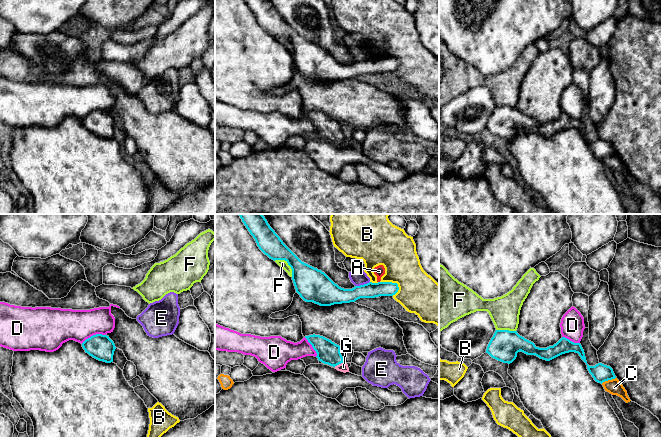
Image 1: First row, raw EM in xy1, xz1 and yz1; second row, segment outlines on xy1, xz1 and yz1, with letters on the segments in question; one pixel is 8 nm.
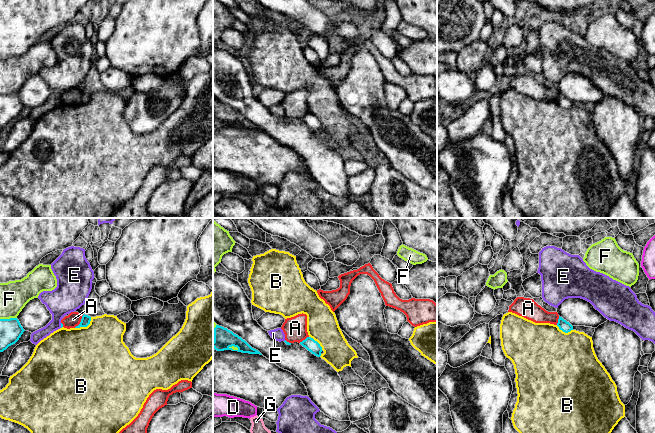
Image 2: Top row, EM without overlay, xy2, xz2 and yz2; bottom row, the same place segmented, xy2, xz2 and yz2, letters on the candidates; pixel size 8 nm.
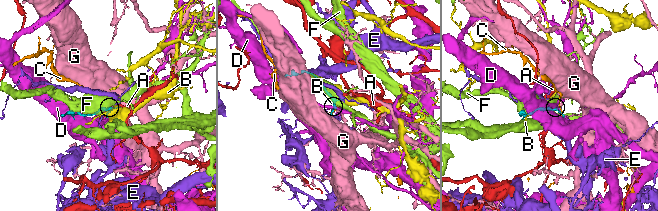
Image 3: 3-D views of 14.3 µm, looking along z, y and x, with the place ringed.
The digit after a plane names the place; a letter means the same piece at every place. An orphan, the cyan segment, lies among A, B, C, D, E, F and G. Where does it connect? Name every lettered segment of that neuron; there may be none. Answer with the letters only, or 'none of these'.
G

